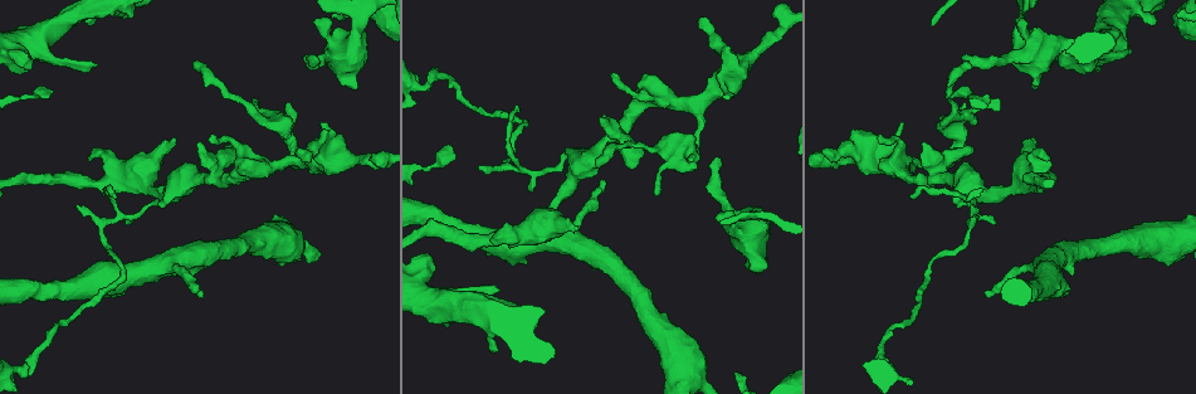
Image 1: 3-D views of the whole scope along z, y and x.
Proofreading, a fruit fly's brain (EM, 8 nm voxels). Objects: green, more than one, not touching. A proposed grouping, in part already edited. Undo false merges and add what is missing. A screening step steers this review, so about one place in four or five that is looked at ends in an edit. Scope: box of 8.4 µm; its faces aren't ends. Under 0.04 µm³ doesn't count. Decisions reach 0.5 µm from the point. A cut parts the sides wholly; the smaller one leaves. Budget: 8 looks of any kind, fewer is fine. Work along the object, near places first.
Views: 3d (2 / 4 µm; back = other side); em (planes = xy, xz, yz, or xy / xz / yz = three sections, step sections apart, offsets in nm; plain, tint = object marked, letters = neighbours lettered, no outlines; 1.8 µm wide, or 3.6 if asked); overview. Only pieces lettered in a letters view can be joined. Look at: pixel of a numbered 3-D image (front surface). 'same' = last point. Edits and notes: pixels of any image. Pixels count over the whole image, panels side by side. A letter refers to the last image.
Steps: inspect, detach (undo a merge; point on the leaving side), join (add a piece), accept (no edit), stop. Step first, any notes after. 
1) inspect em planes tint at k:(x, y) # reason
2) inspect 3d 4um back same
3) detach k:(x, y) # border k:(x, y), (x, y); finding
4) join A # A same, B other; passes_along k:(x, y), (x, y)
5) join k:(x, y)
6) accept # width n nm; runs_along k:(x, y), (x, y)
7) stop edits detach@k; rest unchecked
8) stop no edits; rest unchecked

inspect em yz step 16 tint at 1:(687, 146) # abrupt turn

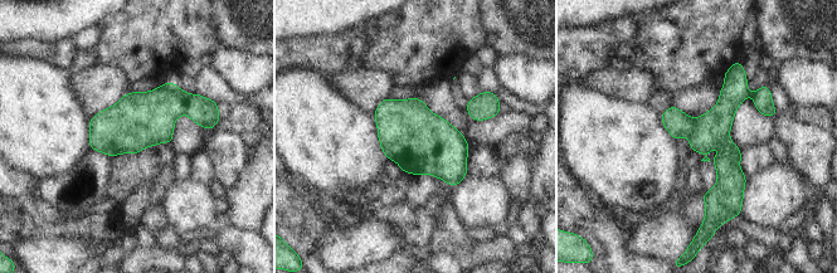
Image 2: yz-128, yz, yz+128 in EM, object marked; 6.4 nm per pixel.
inspect em yz step 16 letters same

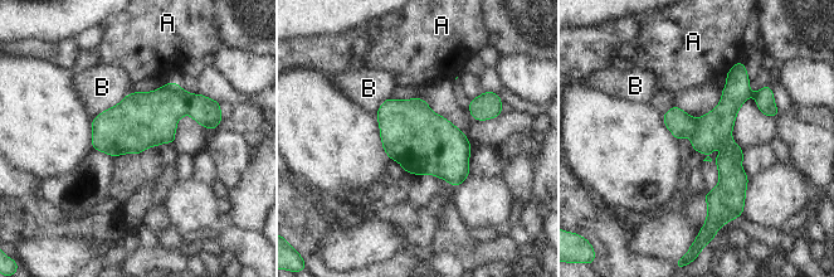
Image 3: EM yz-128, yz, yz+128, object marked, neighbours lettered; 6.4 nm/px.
accept # longest_contact B 300 nm; A other, B other; all the same neuron

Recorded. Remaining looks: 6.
inspect em yz step 16 tint at 1:(201, 295) # branch stops here

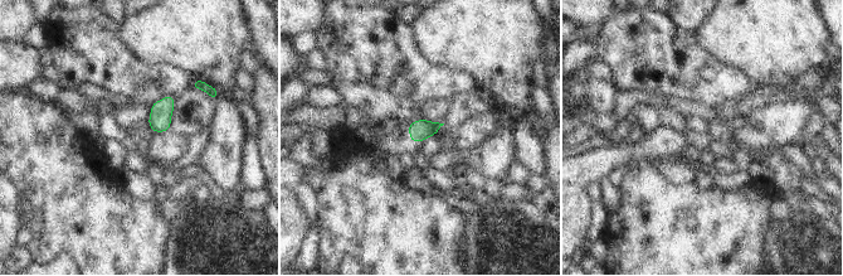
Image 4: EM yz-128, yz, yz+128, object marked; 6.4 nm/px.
inspect em planes letters same # another direction

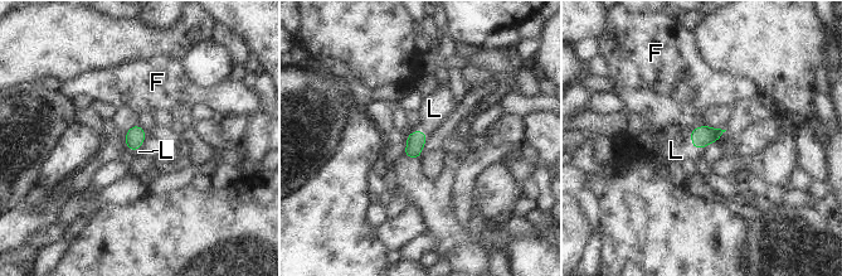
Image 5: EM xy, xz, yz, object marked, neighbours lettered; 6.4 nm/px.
join L # F other, L same; passes_along 5:(415, 141), (419, 131), (434, 109); it goes on there

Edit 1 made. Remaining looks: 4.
inspect overview # redraw

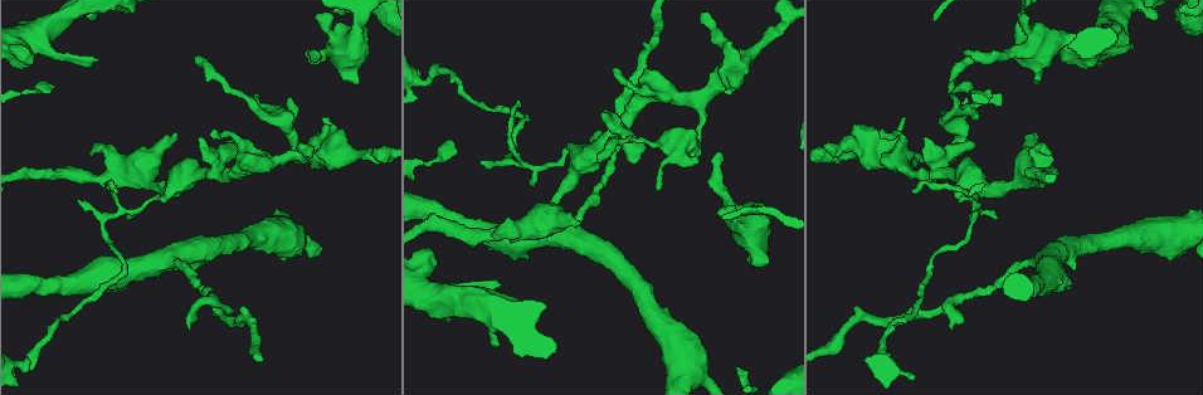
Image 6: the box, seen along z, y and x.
inspect em planes tint at 6:(499, 284) # branch stops here

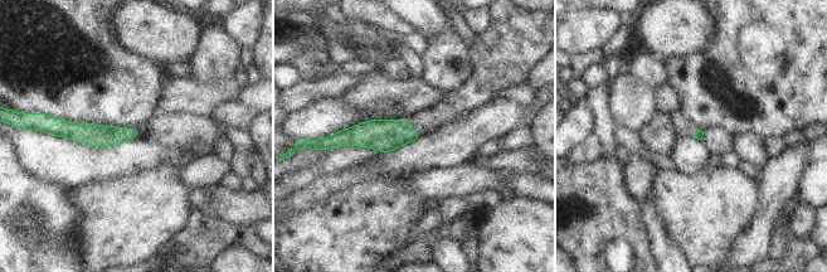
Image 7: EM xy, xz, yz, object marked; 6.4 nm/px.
inspect em planes letters same # what lies round it

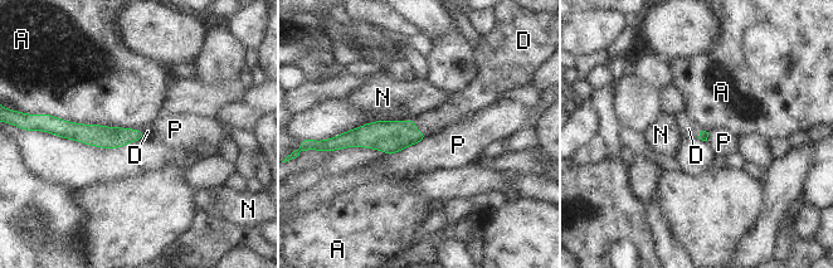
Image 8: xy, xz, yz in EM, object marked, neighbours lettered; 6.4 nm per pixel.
join D # A other, D same, N other, P other; it goes on there

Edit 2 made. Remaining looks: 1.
stop edits join@5, join@8; rest unchecked

